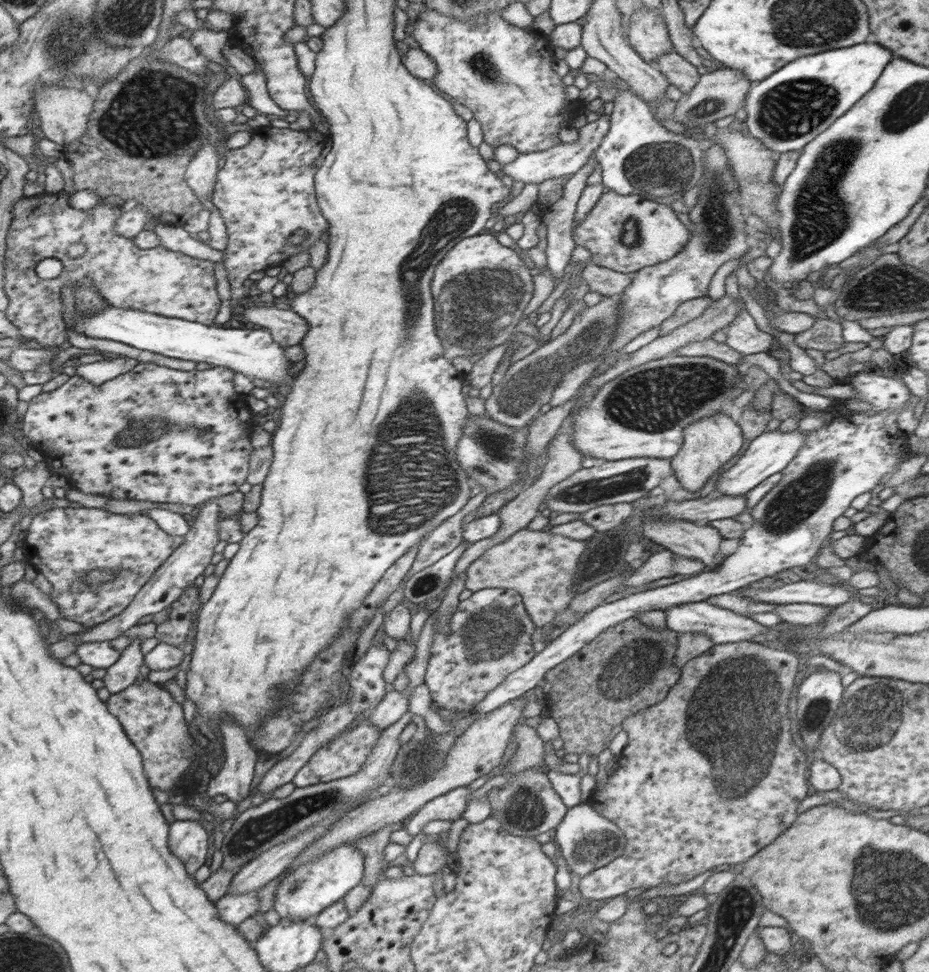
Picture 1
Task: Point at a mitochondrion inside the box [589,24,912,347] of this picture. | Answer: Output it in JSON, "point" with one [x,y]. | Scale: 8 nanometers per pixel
{"point":[821,216]}

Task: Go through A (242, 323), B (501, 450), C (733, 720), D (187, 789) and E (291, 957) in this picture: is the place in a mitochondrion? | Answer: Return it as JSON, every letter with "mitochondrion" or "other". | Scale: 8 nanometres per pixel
{"A":"other","B":"mitochondrion","C":"mitochondrion","D":"other","E":"other"}

